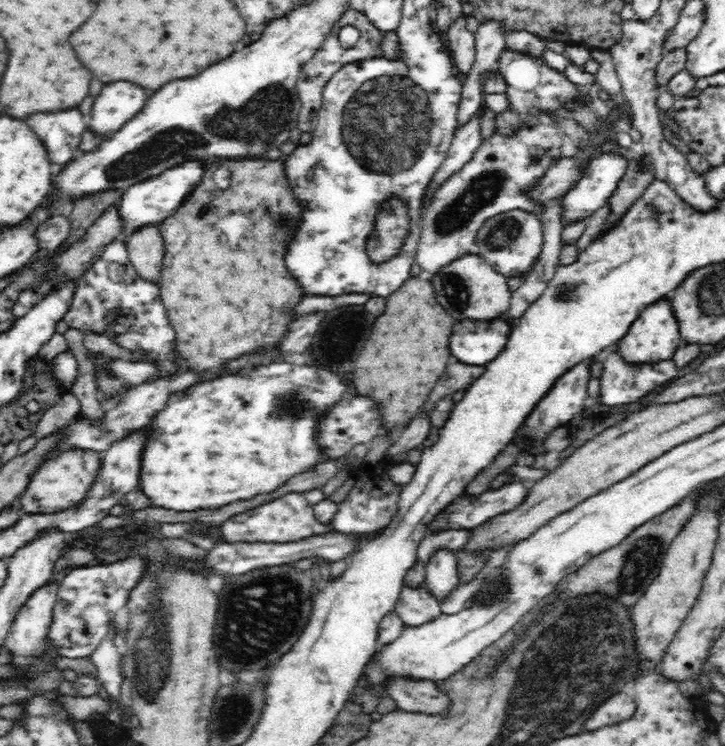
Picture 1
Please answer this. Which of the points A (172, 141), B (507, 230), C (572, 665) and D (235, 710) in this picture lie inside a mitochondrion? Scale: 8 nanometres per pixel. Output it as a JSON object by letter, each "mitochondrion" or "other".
{"A":"mitochondrion","B":"mitochondrion","C":"mitochondrion","D":"mitochondrion"}

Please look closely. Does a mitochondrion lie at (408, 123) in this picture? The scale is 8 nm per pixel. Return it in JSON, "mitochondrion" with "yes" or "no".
{"mitochondrion":"yes"}

